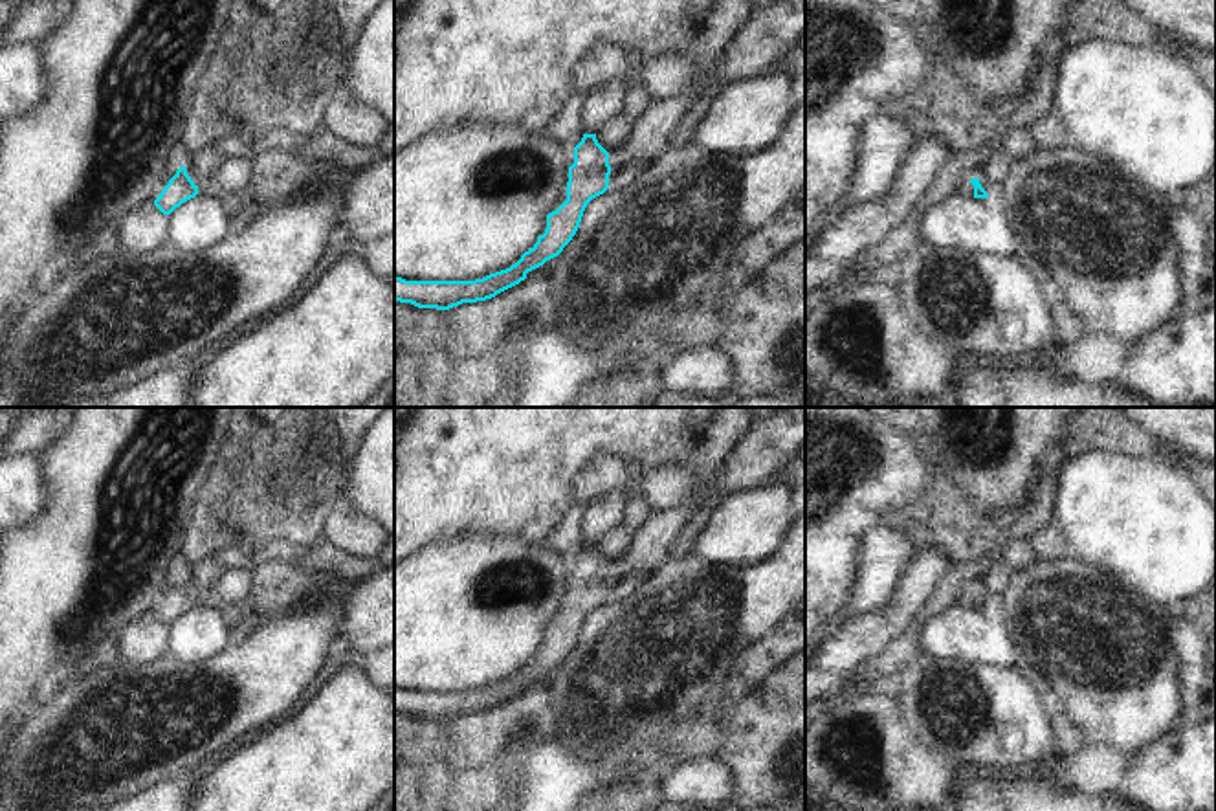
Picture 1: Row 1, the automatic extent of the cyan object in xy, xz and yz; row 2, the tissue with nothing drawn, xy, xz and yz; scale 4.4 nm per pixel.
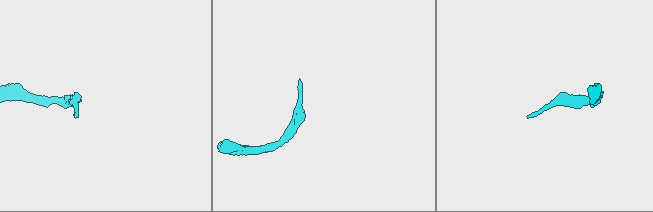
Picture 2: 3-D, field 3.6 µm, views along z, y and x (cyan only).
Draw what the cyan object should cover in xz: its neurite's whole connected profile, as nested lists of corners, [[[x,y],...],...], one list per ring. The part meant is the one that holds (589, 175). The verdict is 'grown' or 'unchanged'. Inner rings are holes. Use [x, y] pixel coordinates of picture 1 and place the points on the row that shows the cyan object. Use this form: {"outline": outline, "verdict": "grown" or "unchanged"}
{"outline": [[[715,0],[712,4],[690,48],[695,57],[690,88],[673,97],[649,101],[644,112],[631,121],[631,132],[620,147],[607,152],[598,143],[596,134],[583,134],[574,147],[574,163],[569,167],[567,200],[547,215],[545,233],[515,264],[475,281],[405,281],[394,277],[394,301],[437,310],[486,301],[519,284],[528,272],[558,257],[576,235],[587,204],[609,189],[613,169],[627,165],[631,160],[651,161],[668,152],[682,114],[691,108],[723,50],[752,11],[752,0]]], "verdict": "grown"}

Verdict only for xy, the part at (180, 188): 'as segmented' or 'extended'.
extended

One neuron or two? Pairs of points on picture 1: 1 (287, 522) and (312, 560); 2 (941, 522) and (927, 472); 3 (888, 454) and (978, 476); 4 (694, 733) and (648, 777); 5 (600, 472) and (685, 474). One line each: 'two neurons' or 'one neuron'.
1: two neurons
2: two neurons
3: two neurons
4: two neurons
5: one neuron

